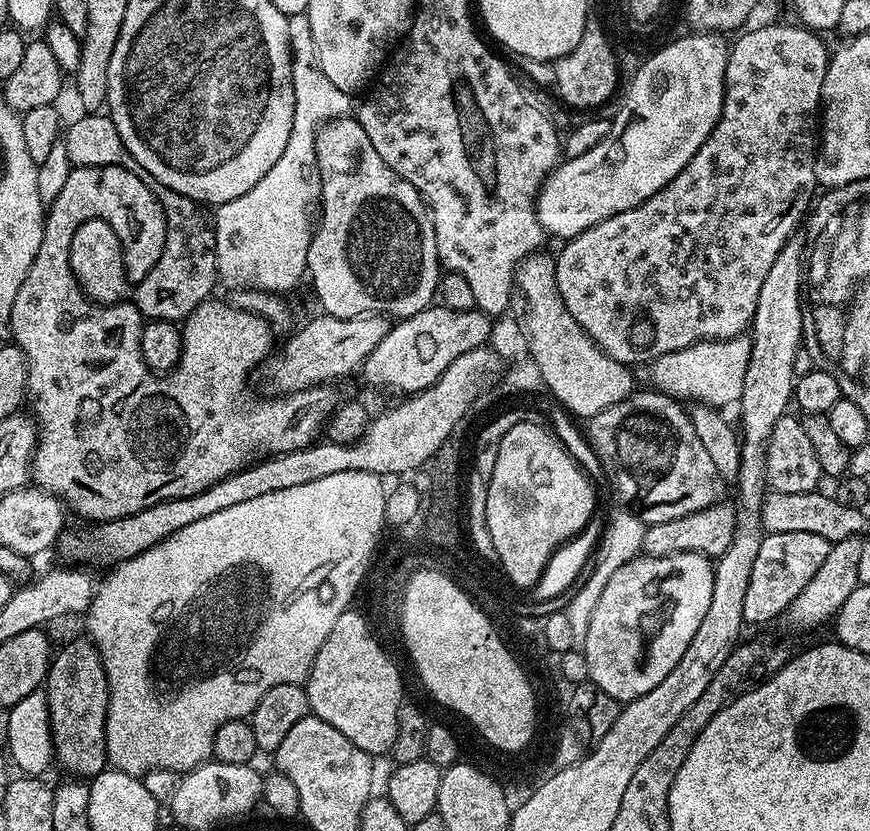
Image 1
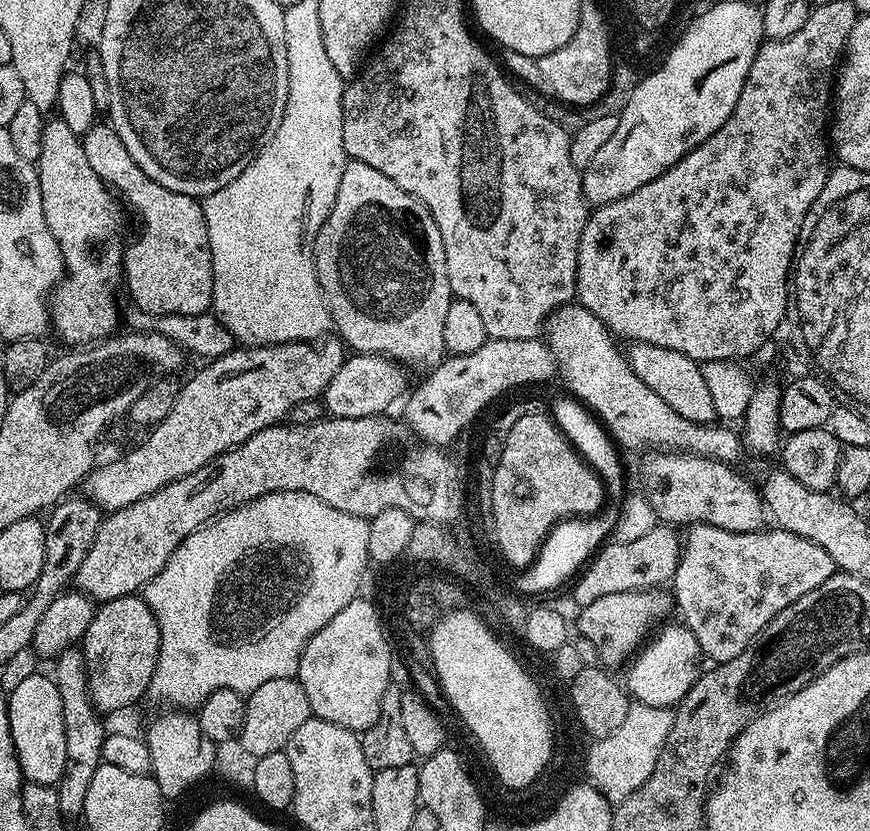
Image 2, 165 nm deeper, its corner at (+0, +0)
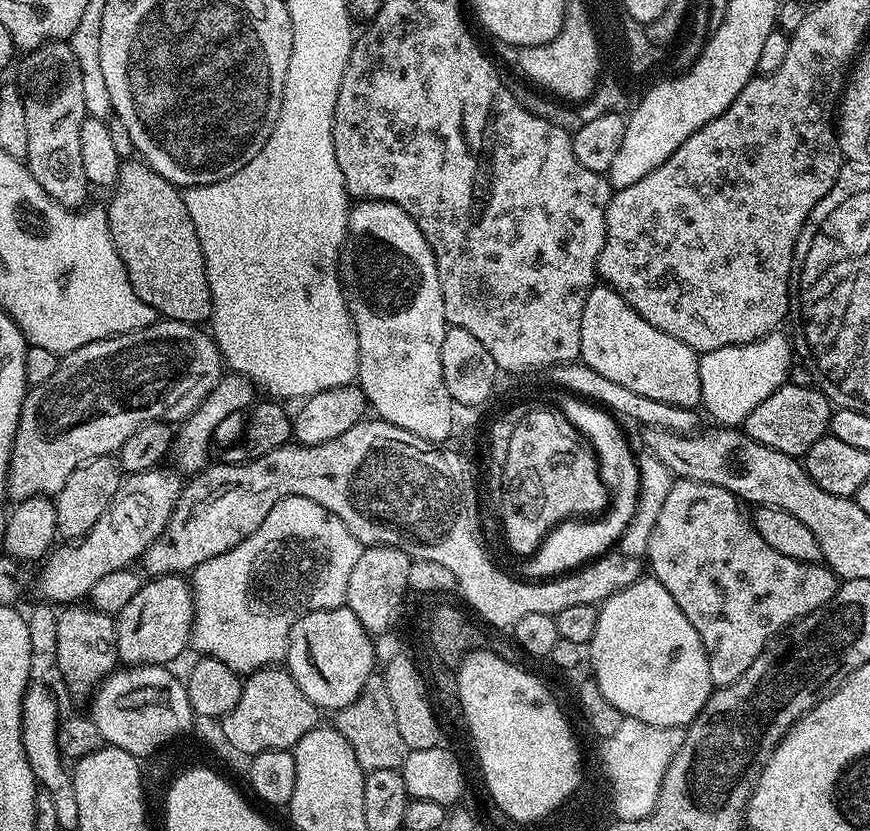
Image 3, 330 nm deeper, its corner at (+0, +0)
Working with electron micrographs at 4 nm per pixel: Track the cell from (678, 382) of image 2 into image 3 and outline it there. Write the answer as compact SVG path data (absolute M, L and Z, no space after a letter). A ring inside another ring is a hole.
M597 283L588 291L586 306L582 306L582 346L580 360L590 370L598 370L602 378L642 394L642 398L654 398L654 402L666 402L670 406L696 408L700 404L700 356L686 342L662 334L642 314L638 314L607 284Z

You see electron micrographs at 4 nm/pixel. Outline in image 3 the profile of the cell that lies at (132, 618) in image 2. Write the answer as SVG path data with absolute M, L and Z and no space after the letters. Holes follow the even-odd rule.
M183 575L158 576L141 583L138 594L115 617L116 655L125 665L171 665L192 639L194 602L189 581Z

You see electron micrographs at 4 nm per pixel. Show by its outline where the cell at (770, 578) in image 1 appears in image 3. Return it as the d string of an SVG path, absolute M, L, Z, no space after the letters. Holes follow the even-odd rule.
M677 479L658 514L658 522L654 522L646 553L651 575L670 590L670 598L678 602L678 610L682 610L690 626L698 630L698 638L702 638L710 662L710 678L716 688L730 686L730 682L742 678L769 640L796 620L829 604L836 597L838 587L836 573L823 563L804 564L786 558L786 554L778 554L774 546L766 546L753 517L749 513L747 516L743 507L740 497L722 486Z

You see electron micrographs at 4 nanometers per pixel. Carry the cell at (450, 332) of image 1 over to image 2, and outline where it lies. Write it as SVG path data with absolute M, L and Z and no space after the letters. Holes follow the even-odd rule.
M349 355L324 391L322 403L327 415L332 418L366 418L387 413L395 405L392 403L400 395L403 397L409 387L403 371L405 369L397 361L386 356Z

